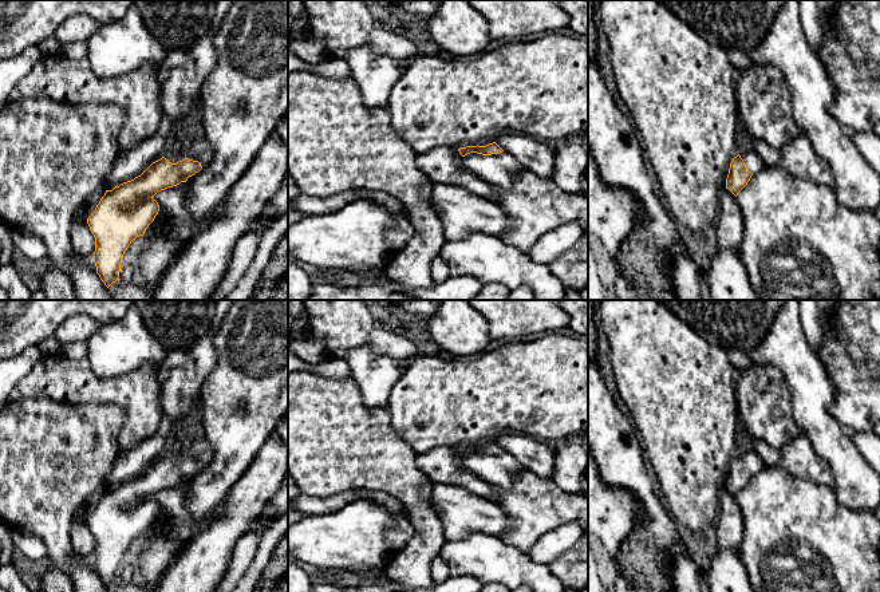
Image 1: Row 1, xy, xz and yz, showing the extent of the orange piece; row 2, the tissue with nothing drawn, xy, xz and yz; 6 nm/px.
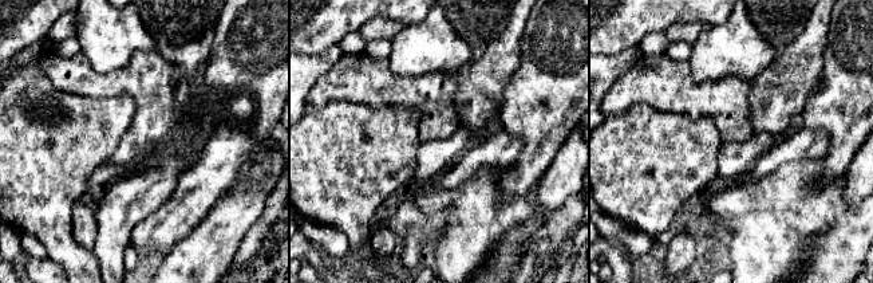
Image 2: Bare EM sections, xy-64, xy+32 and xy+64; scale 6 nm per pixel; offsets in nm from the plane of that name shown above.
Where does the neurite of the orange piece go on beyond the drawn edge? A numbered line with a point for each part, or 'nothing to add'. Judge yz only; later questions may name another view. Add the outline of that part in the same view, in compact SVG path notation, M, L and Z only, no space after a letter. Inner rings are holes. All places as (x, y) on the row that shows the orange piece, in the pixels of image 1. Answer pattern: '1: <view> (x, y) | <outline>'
1: yz (754, 164) | M747 146L743 147L739 155L751 174L758 173L765 166L763 161L757 154L757 151Z

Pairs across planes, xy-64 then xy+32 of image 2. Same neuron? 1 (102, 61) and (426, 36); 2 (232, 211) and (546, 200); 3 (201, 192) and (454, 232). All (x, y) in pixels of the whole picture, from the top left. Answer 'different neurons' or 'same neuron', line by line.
1: same neuron
2: same neuron
3: different neurons

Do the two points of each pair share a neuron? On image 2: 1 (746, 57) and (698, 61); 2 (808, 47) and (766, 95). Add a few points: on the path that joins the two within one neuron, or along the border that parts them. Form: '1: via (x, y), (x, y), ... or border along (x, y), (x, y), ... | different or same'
1: via (734, 57), (714, 57), (710, 61) | same
2: via (802, 59), (778, 83) | same

